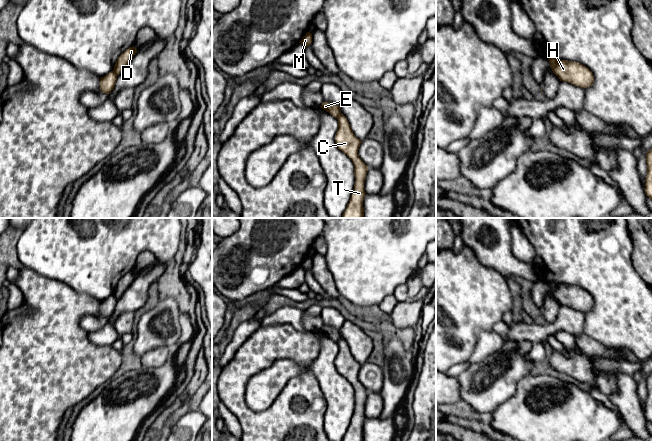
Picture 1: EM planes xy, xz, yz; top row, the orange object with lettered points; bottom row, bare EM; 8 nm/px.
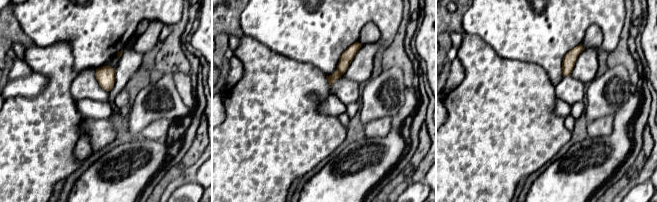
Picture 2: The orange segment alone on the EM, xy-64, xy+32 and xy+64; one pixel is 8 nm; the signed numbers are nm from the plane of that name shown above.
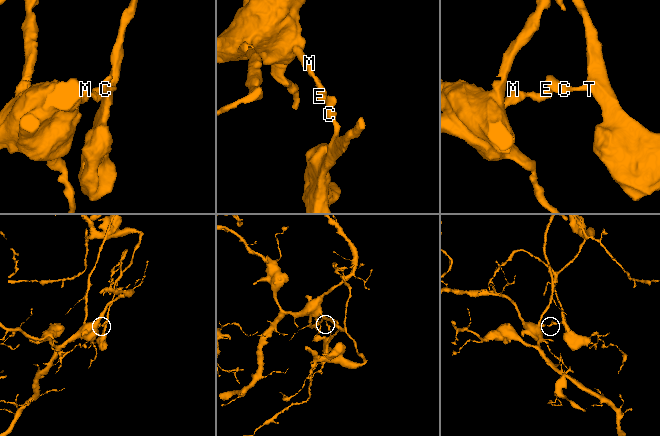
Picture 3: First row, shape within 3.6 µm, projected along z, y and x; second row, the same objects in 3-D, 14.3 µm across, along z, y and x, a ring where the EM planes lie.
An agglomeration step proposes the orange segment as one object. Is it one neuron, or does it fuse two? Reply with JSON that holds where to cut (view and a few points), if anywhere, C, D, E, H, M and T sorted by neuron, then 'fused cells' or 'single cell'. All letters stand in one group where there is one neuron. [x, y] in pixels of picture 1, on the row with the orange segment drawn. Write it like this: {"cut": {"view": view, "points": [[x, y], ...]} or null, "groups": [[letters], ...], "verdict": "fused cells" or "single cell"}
{"cut": {"view": "xy", "points": [[113, 70], [117, 74]]}, "groups": [["C", "D", "H", "T"], ["E", "M"]], "verdict": "fused cells"}

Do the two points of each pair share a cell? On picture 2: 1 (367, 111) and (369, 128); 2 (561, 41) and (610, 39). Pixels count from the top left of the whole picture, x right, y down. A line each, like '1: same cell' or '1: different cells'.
1: different cells
2: same cell

